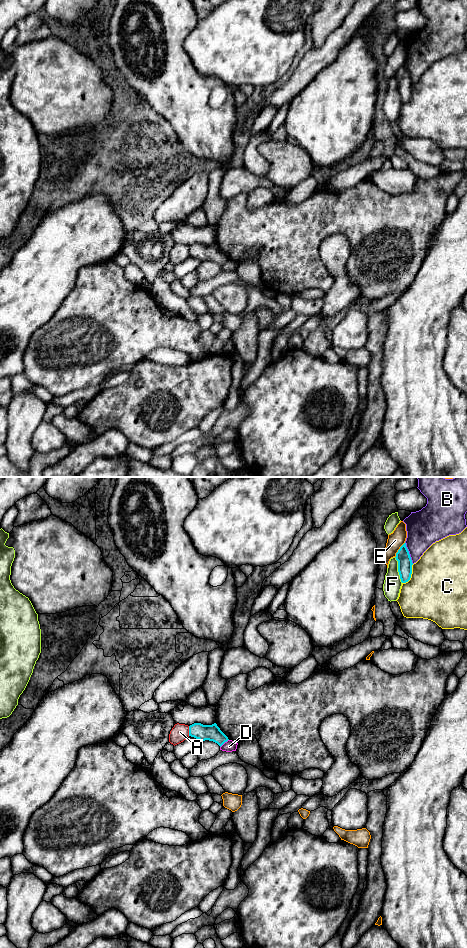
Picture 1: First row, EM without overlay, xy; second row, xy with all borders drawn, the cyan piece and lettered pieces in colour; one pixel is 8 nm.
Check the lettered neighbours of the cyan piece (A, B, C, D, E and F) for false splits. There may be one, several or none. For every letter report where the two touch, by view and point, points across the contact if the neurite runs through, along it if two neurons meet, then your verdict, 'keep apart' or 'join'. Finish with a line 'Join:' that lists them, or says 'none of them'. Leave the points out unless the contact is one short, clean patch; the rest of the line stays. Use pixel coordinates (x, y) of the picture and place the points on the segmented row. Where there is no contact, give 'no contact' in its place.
A: meets cyan in xy at (189, 731); keep apart
B: meets cyan in xy at (408, 553); keep apart
C: meets cyan in xy at (410, 575); keep apart
D: meets cyan in xy at (224, 742); border along xy (228, 739), (220, 747); keep apart
E: meets cyan in xy at (398, 550); keep apart
F: meets cyan in xy at (398, 570); keep apart
Join: none of them

